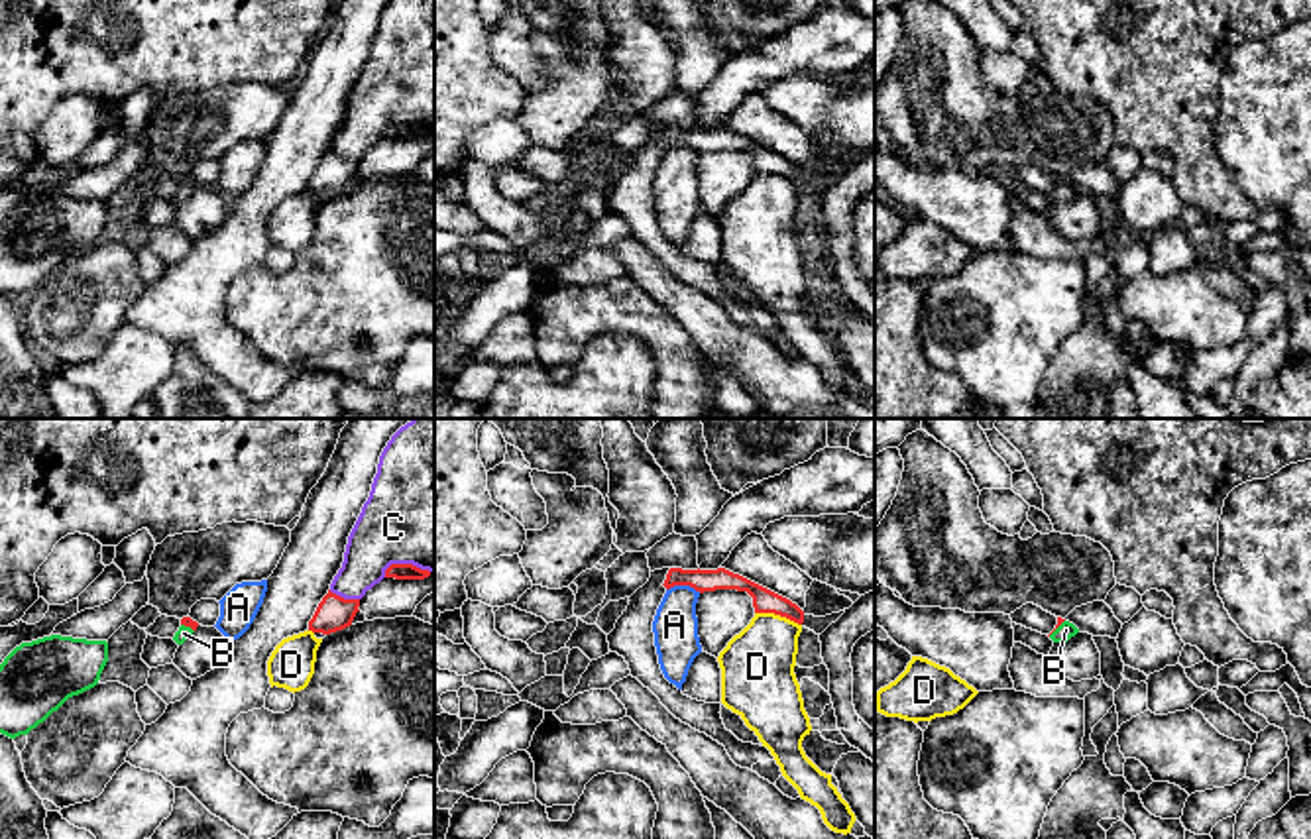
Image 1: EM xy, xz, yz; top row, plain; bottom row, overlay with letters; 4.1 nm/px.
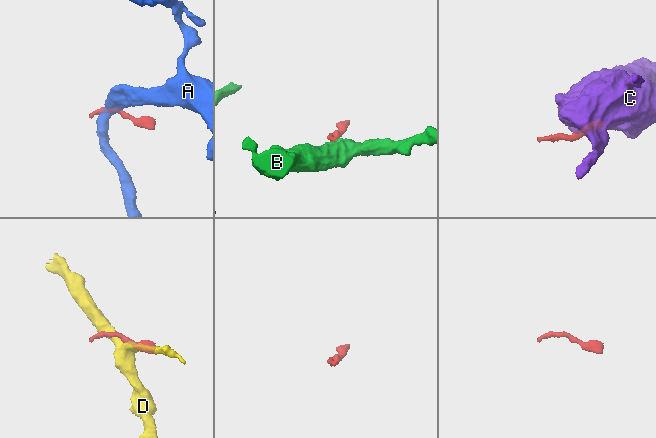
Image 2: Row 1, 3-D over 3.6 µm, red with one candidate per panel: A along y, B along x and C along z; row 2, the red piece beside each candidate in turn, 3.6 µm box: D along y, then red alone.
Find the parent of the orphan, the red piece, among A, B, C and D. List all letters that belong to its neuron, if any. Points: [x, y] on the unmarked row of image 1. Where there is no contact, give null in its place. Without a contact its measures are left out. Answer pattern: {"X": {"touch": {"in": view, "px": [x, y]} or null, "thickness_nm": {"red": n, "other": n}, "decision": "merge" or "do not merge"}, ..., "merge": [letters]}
{"A": {"touch": {"in": "xz", "px": [684, 144]}, "thickness_nm": {"red": 100, "other": 180}, "decision": "do not merge"}, "B": {"touch": {"in": "yz", "px": [1056, 187]}, "thickness_nm": {"red": 20, "other": 70}, "decision": "merge"}, "C": {"touch": {"in": "xy", "px": [342, 158]}, "thickness_nm": {"red": 140, "other": 220}, "decision": "do not merge"}, "D": {"touch": {"in": "xz", "px": [779, 173]}, "thickness_nm": {"red": 100, "other": 300}, "decision": "do not merge"}, "merge": ["B"]}

